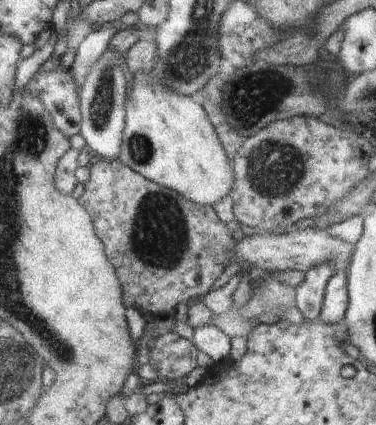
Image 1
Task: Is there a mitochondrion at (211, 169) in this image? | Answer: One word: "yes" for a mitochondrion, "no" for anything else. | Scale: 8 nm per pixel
no

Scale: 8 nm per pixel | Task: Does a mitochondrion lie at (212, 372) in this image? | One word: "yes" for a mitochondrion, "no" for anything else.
no

